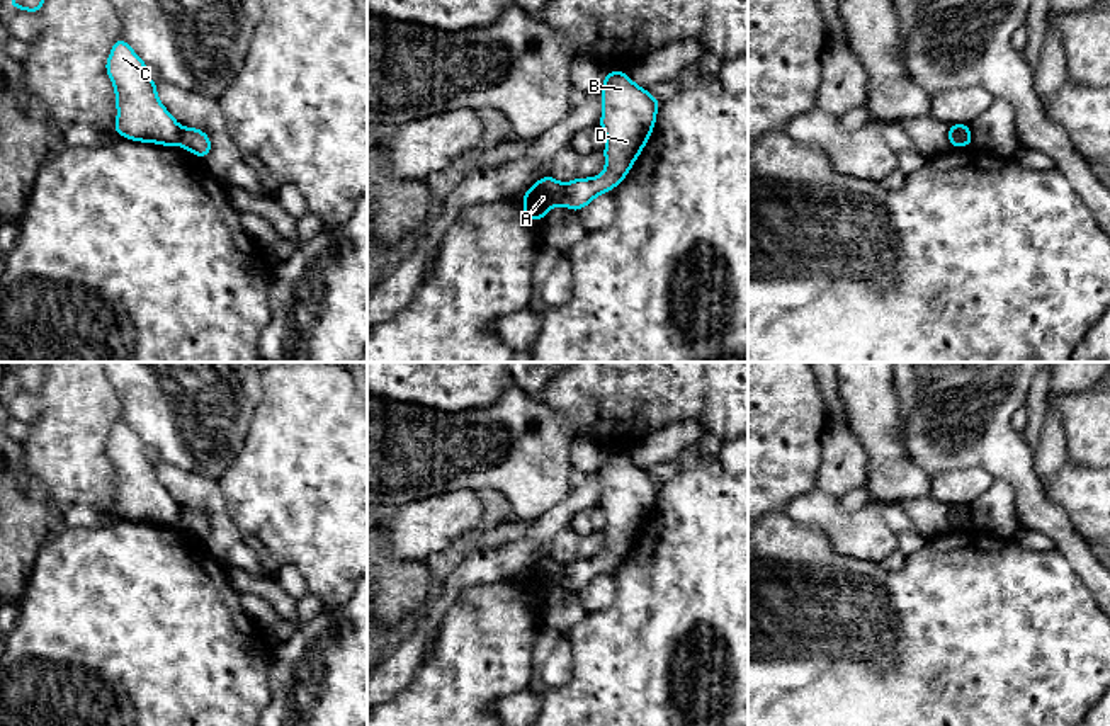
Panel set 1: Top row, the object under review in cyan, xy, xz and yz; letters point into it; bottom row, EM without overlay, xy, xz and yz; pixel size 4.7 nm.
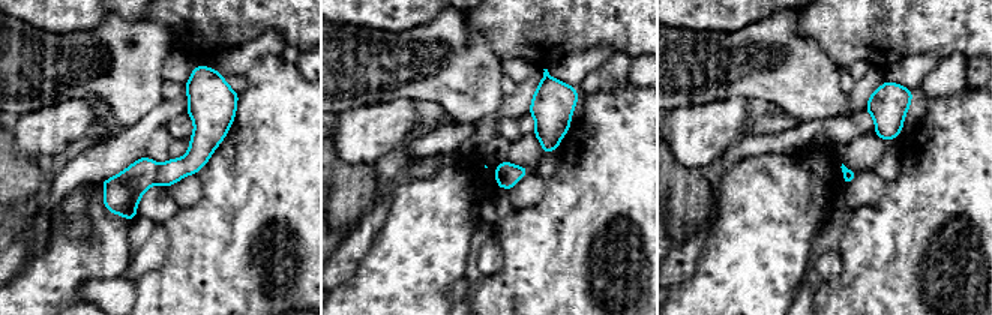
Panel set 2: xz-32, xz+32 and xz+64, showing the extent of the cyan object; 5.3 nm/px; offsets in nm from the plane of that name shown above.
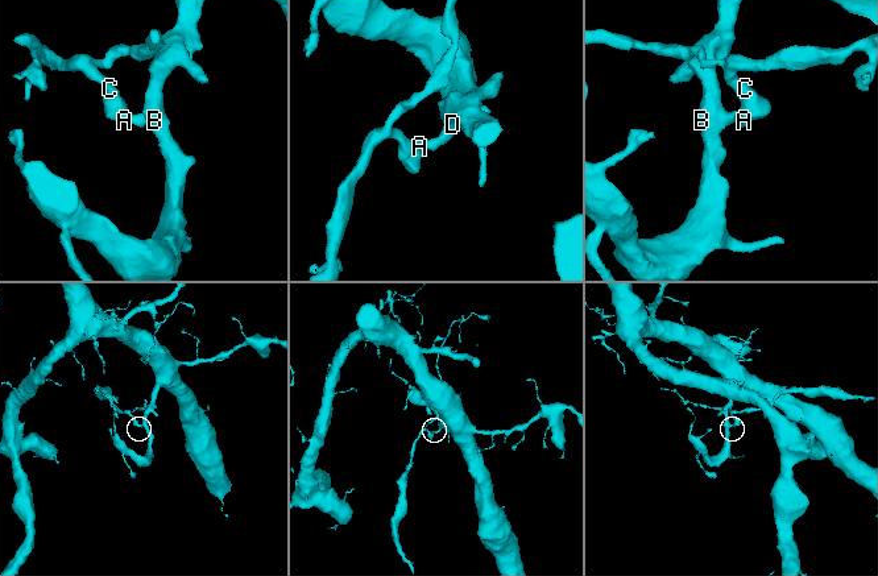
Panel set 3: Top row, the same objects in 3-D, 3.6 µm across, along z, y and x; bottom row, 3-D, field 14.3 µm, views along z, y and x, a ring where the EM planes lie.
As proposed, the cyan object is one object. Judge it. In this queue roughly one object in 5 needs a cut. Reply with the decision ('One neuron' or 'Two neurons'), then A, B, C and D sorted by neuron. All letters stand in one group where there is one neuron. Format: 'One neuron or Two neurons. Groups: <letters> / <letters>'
Two neurons. Groups: A C / B D

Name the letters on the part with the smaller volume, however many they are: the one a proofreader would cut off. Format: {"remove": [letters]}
{"remove": ["A", "C"]}

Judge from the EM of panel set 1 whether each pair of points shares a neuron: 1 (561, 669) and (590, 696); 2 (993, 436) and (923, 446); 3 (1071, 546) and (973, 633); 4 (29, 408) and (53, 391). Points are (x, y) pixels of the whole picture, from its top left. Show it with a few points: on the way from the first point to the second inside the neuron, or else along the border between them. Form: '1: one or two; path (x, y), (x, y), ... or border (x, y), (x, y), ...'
1: two; border (568, 638), (571, 677), (548, 689)
2: one; path (976, 442), (956, 456), (947, 456), (940, 449)
3: two; border (1056, 546), (1087, 585)
4: two; border (39, 393), (41, 414), (29, 424)

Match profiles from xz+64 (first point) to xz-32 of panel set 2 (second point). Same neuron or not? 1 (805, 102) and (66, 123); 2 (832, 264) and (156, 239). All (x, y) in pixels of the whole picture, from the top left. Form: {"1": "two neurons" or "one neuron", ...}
{"1": "two neurons", "2": "one neuron"}

